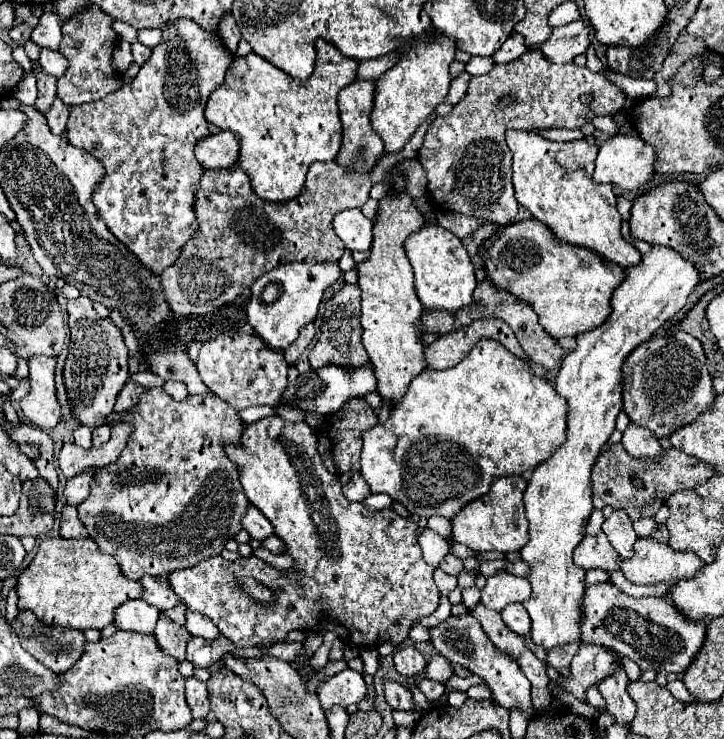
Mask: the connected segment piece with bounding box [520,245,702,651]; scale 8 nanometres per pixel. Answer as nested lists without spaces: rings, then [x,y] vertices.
[[[652,245],[652,249],[642,257],[642,263],[638,267],[628,267],[626,279],[614,289],[610,301],[612,315],[600,327],[578,335],[578,347],[570,351],[562,361],[562,367],[554,381],[554,389],[570,403],[566,441],[556,449],[556,453],[550,459],[546,459],[534,469],[532,479],[526,487],[524,507],[530,523],[530,541],[520,551],[522,561],[530,565],[528,581],[532,583],[532,597],[524,601],[524,609],[532,619],[530,637],[536,645],[540,645],[546,651],[566,643],[580,643],[582,637],[582,597],[586,593],[586,569],[574,565],[572,551],[578,545],[578,541],[582,541],[582,537],[586,535],[586,521],[594,509],[590,479],[592,465],[596,463],[602,445],[606,445],[608,437],[616,429],[616,417],[622,411],[622,365],[638,345],[648,341],[664,321],[668,321],[686,305],[688,295],[696,289],[700,281],[702,273],[696,269],[696,265],[692,265],[692,261],[686,261],[680,253],[676,253],[670,247]]]

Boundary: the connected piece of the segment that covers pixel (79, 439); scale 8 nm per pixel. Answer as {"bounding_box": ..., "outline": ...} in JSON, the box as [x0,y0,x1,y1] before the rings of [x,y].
{"bounding_box":[74,425,92,449],"outline":[[[80,425],[74,431],[74,443],[82,449],[92,449],[92,427],[88,425]]]}

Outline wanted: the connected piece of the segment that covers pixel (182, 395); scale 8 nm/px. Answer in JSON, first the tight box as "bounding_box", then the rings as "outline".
{"bounding_box":[162,381,188,399],"outline":[[[174,381],[164,383],[164,385],[162,385],[162,391],[168,393],[172,399],[186,399],[186,397],[188,397],[186,385],[182,385],[182,383],[174,383]]]}

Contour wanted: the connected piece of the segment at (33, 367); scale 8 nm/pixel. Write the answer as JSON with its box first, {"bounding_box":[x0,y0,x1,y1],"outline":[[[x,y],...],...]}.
{"bounding_box":[20,355,62,429],"outline":[[[38,355],[28,359],[32,391],[20,401],[20,409],[24,417],[38,425],[40,429],[51,429],[62,421],[60,403],[56,399],[54,387],[54,367],[56,359]]]}

